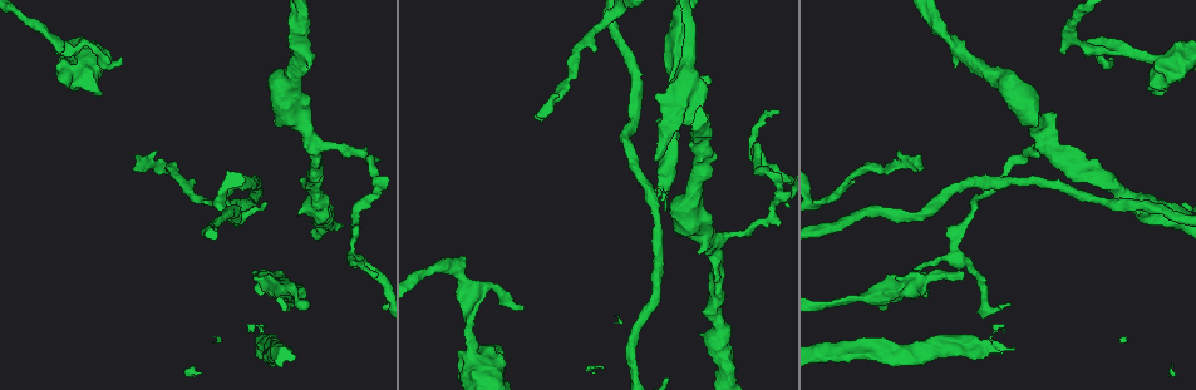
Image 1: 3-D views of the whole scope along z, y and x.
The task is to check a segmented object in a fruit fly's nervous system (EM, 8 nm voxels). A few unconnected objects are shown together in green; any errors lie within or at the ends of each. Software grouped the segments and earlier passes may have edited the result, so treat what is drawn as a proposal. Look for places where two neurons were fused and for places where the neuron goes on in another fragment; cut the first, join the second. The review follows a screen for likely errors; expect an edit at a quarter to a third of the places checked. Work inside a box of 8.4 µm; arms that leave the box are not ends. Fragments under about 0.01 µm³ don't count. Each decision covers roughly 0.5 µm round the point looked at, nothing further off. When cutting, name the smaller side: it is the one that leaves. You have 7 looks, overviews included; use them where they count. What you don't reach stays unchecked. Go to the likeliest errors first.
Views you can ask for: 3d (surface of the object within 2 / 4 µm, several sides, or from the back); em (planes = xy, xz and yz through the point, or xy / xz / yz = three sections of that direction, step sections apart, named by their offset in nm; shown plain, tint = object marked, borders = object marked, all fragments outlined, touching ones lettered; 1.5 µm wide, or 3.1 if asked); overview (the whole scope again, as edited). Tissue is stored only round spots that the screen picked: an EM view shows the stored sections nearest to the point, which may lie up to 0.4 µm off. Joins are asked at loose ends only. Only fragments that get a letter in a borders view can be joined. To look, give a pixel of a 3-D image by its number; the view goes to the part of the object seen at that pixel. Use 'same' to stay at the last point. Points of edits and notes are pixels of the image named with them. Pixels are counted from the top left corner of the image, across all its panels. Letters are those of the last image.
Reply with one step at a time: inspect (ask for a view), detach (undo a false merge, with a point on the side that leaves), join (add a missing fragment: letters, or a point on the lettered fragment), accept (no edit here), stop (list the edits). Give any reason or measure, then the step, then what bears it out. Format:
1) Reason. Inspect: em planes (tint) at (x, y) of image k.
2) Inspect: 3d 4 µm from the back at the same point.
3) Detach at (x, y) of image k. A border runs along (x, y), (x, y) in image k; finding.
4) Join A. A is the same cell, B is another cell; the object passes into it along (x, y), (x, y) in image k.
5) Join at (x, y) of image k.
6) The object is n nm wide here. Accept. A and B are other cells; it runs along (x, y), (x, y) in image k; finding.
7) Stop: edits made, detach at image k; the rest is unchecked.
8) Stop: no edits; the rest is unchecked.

Thin end. Inspect: 3d 2 µm from the back at (522, 306) of image 1.

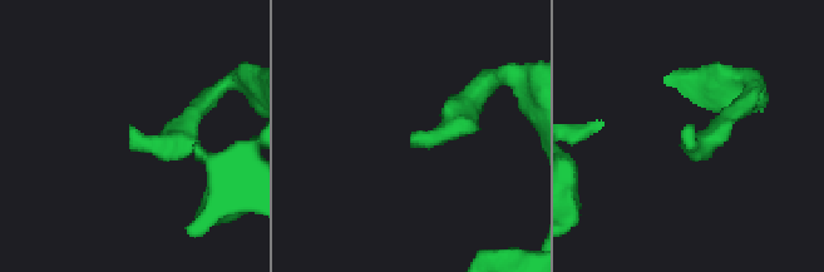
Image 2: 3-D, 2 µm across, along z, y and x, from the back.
Inspect: em yz step 8 (tint) at (689, 127) of image 2.

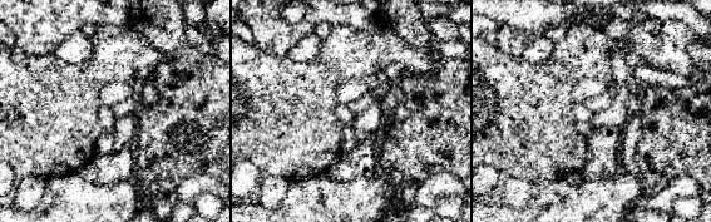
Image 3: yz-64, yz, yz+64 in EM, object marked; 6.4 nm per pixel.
Another direction. Inspect: em planes (borders) at the same point.

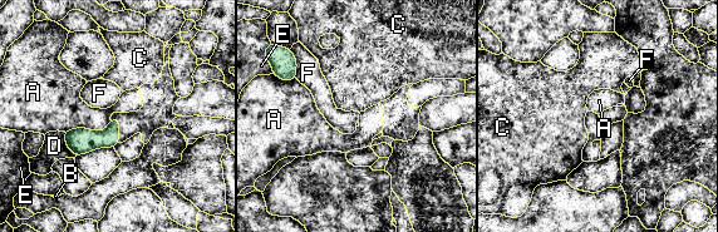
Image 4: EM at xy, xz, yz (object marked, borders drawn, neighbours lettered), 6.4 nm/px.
The longest contact is with A, 320 nm. Accept. A, B, C, D, E and F are other cells; a border runs along (111, 121), (101, 131), (64, 132) in image 4; none of them fits.

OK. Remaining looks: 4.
End of a long branch. Inspect: 3d 2 µm at (535, 116) of image 1.

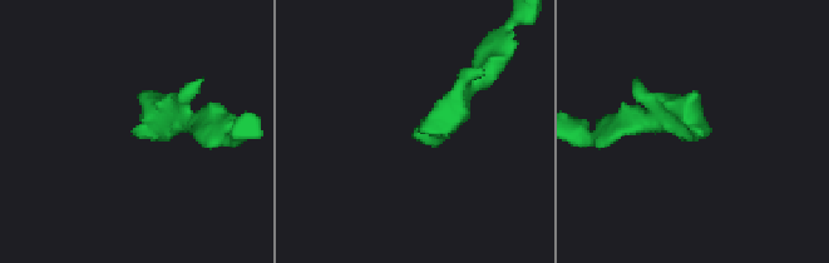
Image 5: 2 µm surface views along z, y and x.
Now the EM. Inspect: em planes (borders) at (135, 132) of image 5.

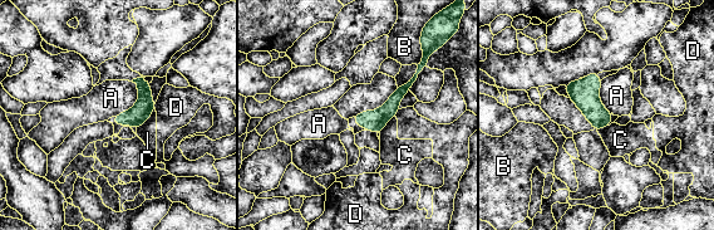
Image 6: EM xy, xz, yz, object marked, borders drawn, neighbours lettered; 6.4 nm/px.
The object is 130 nm wide here. Accept. A, B, C and D are other cells; a border runs along (134, 82), (137, 101), (113, 116) in image 6; no lettered fragment goes on from it.

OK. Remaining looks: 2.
Thick turns thin. Inspect: em planes (borders) at (285, 297) of image 1.

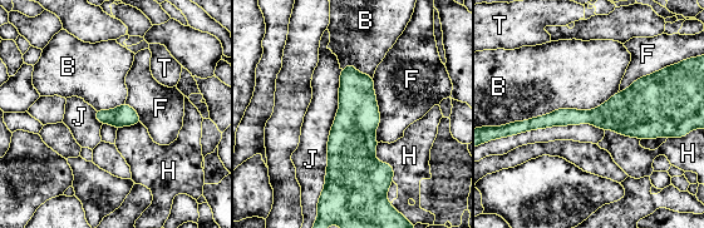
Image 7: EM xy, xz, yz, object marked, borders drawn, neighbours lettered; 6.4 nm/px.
Accept. B, F, H, J and T are other cells; a border runs along (618, 90), (591, 109), (507, 124) in image 7; all the same neuron.

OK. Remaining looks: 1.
Stop: no edits; the rest is unchecked.

